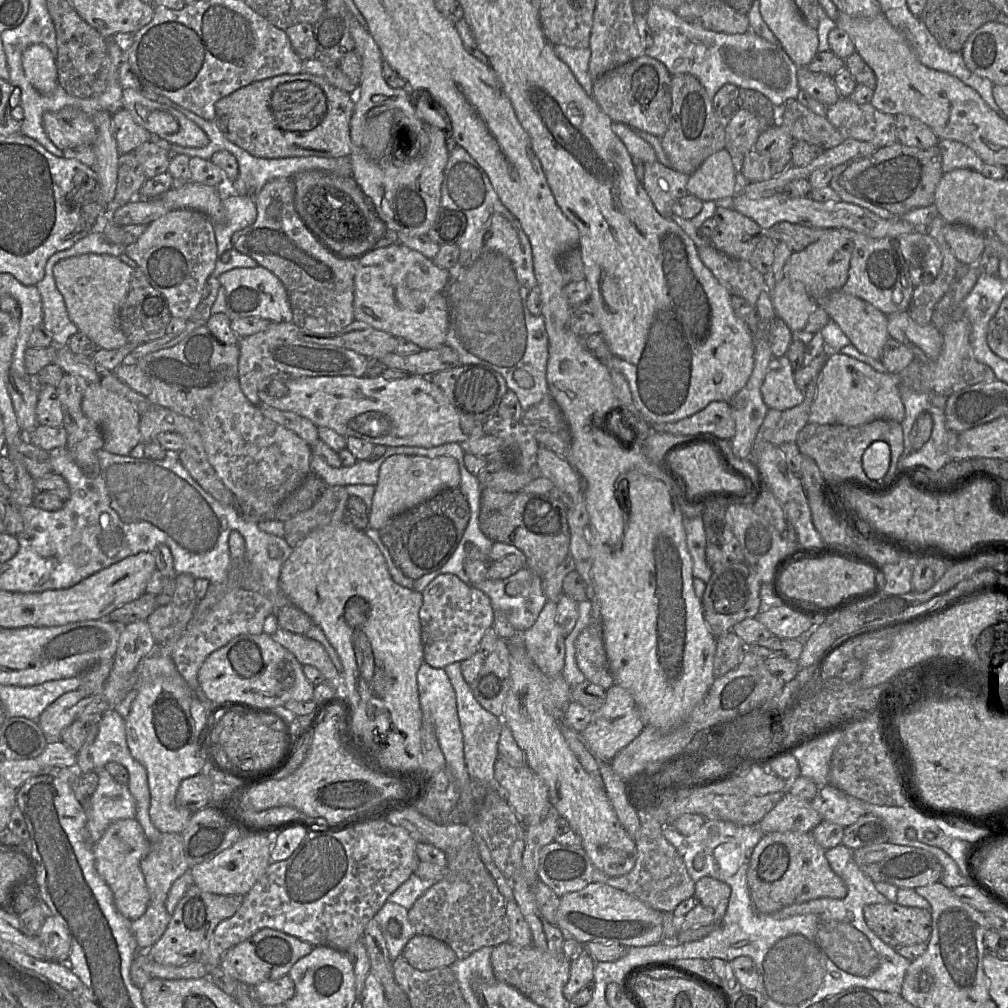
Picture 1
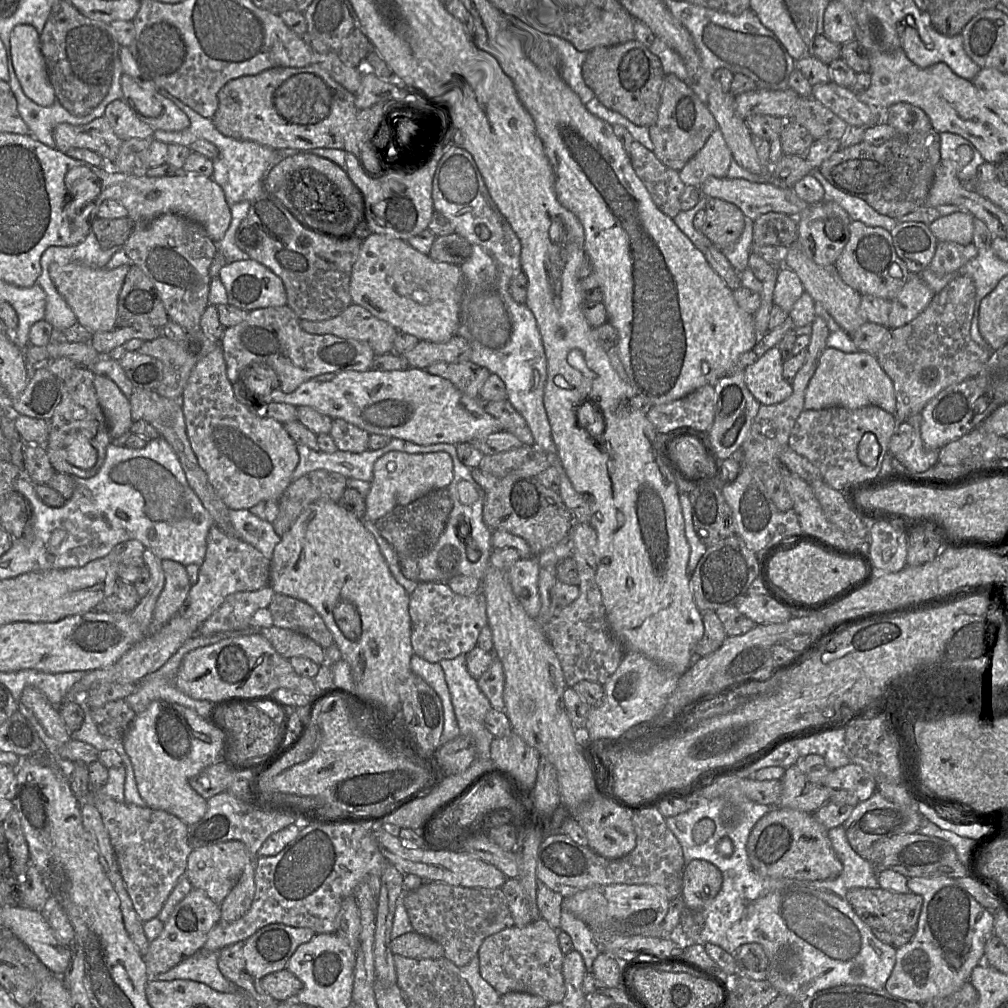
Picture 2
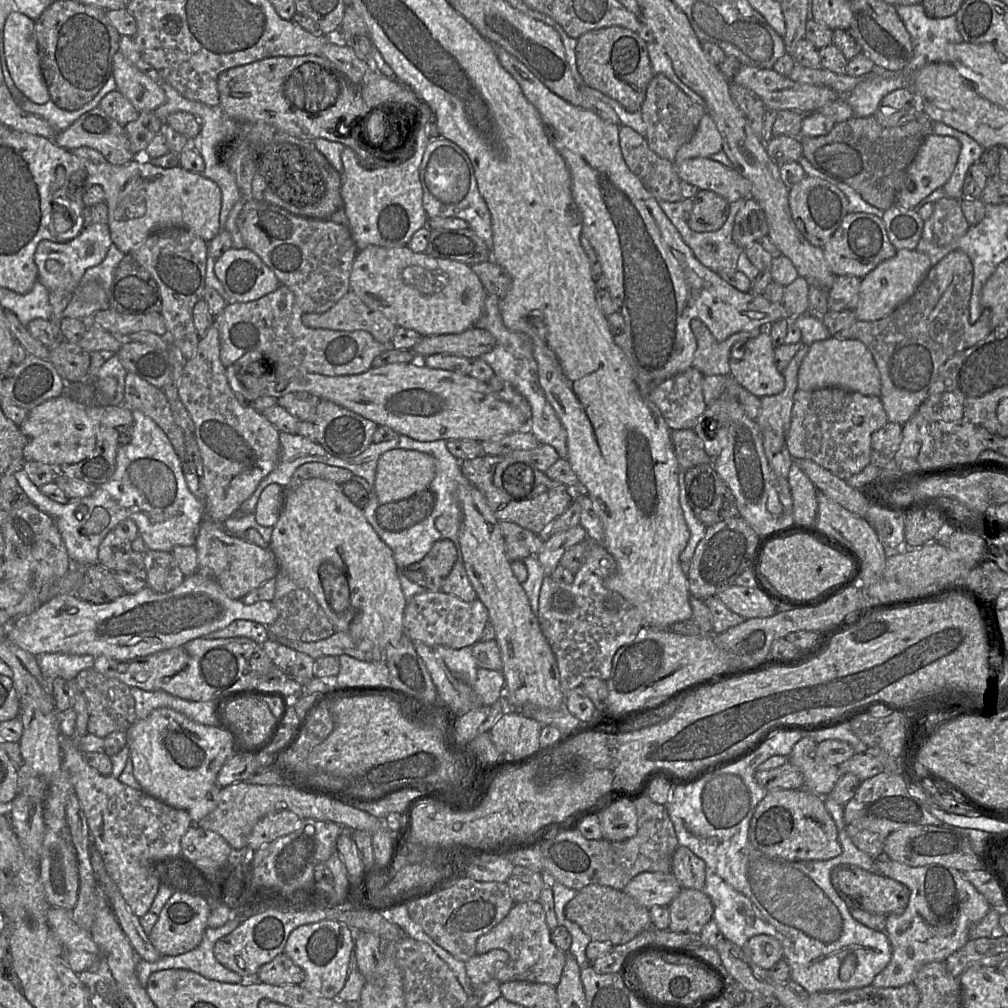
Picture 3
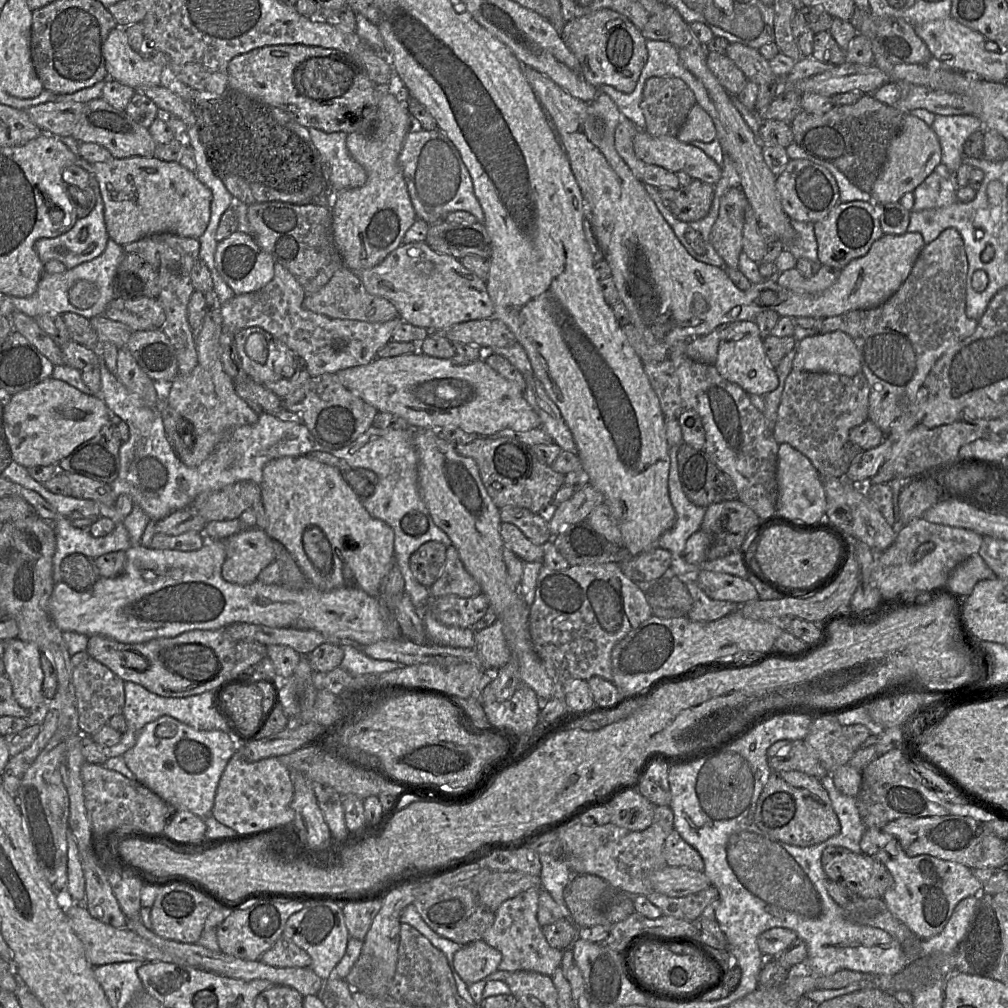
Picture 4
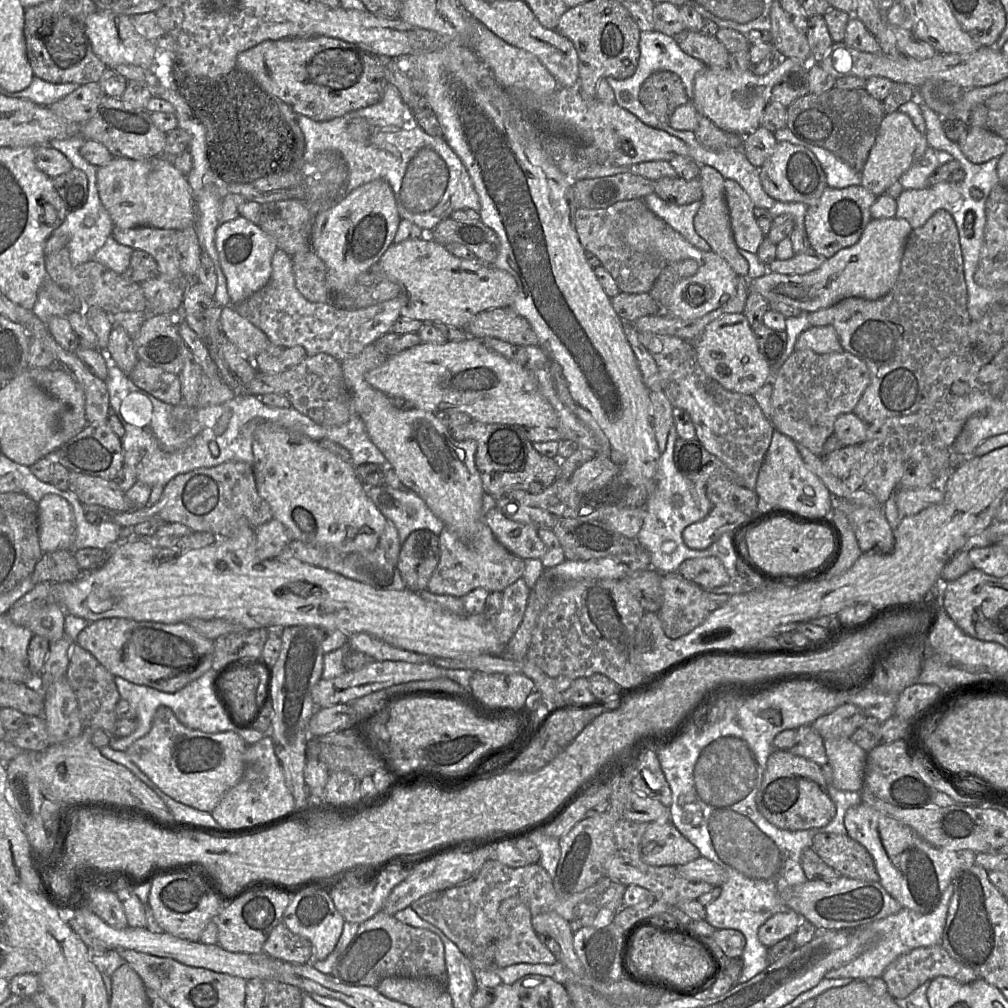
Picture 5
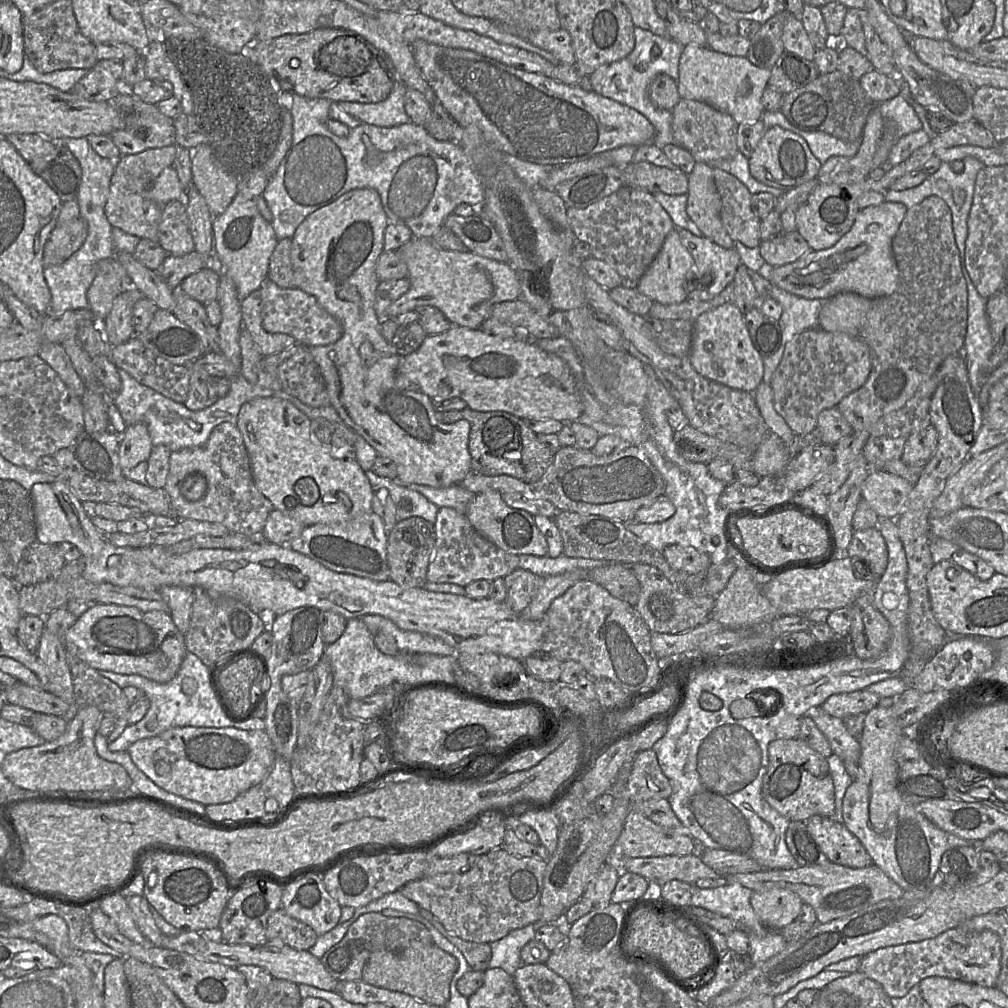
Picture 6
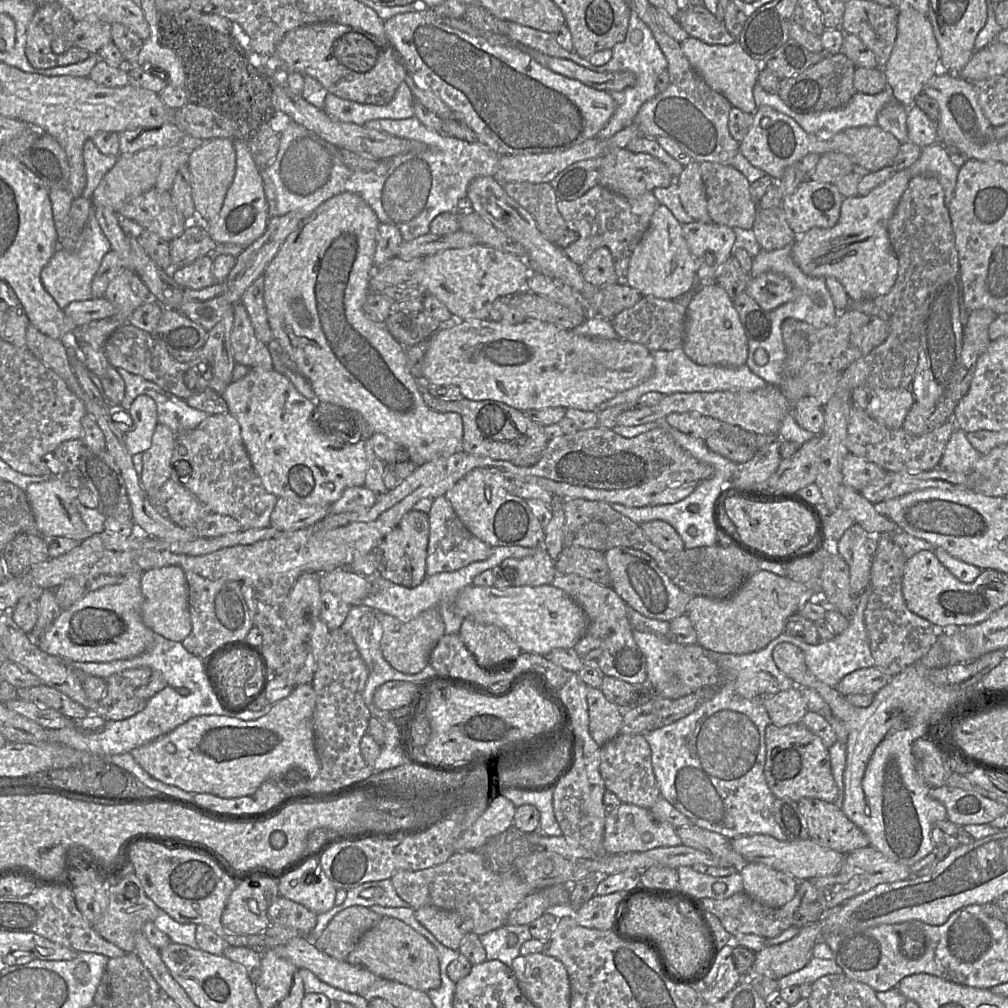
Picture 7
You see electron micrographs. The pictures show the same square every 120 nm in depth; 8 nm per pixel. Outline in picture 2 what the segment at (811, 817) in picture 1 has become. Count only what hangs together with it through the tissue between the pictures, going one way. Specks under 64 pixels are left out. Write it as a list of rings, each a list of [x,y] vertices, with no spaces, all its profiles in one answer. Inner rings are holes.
[[[794,764],[787,769],[782,781],[782,795],[777,807],[795,809],[814,814],[829,801],[829,790],[815,784]]]

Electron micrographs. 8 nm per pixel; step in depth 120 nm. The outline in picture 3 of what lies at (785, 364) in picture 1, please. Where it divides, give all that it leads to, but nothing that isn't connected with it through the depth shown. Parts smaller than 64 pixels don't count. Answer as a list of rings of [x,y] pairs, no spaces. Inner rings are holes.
[[[768,327],[746,342],[736,342],[732,346],[729,366],[730,375],[759,398],[779,394],[785,388],[785,379],[775,364]]]

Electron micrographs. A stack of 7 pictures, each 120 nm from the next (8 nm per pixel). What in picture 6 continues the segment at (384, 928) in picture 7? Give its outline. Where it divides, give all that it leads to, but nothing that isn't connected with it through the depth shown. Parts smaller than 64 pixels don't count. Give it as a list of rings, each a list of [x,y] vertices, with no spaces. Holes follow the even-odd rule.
[[[412,943],[402,952],[377,950],[363,969],[362,980],[391,991],[402,992],[439,1007],[445,1007],[450,998],[450,982],[457,969],[457,960],[435,944]]]

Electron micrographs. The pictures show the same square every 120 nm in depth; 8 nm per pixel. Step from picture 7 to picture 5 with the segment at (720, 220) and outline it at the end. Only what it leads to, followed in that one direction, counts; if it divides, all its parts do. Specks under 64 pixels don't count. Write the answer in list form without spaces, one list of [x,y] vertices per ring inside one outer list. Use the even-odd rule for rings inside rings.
[[[725,179],[725,199],[730,224],[738,248],[757,254],[764,235],[754,216],[754,204],[745,190],[735,181]]]

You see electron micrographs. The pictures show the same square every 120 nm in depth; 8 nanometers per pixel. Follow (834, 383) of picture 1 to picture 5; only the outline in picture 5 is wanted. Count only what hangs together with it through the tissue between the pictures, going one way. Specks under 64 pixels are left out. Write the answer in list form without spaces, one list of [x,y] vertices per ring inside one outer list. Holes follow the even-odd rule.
[[[812,326],[797,339],[794,351],[811,350],[817,354],[829,354],[843,350],[837,332],[832,326]]]

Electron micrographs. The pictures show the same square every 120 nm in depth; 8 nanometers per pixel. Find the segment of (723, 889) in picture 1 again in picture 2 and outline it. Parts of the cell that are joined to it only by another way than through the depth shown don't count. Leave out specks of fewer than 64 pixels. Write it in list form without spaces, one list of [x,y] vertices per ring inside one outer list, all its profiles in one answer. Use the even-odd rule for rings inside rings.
[[[705,860],[687,863],[683,874],[682,898],[693,910],[703,910],[719,893],[723,878],[721,872]]]

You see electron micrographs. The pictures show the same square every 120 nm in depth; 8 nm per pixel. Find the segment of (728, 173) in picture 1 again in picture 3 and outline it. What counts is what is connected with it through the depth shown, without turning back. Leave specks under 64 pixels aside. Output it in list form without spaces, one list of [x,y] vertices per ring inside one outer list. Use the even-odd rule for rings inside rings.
[[[706,113],[700,120],[692,138],[680,147],[673,163],[697,157],[710,158],[713,154],[723,151],[722,137],[714,120]]]

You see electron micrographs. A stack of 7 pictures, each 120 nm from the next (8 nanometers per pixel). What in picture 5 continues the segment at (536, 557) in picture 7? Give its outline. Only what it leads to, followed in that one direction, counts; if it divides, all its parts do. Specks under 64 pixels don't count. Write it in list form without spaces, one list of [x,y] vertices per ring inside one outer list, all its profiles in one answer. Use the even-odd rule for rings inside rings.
[[[520,577],[503,592],[502,607],[493,618],[493,625],[499,639],[507,644],[519,628],[527,607],[531,589]]]

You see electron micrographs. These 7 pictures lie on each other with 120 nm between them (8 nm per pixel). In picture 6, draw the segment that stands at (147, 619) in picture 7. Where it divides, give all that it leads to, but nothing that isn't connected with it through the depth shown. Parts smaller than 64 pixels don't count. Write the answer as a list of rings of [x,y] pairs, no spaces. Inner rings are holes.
[[[164,586],[159,589],[158,594],[168,605],[169,615],[177,629],[185,634],[190,624],[193,590],[180,586]]]

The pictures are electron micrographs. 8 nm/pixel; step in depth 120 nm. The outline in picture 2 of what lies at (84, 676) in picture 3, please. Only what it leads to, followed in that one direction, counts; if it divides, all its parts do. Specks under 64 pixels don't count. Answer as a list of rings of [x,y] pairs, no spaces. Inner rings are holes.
[[[123,699],[109,702],[100,708],[86,710],[102,735],[122,741],[137,715]]]

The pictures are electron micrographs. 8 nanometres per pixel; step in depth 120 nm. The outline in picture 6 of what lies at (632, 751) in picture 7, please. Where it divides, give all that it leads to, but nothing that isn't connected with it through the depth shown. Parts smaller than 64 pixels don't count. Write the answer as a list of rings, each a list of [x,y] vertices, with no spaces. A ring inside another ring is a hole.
[[[653,749],[642,751],[635,757],[627,787],[631,804],[670,797],[670,781],[663,773]]]

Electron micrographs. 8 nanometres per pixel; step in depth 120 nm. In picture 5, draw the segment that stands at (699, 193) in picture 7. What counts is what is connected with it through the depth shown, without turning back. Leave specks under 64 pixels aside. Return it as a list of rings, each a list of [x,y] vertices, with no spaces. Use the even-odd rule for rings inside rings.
[[[700,165],[698,179],[703,196],[700,201],[701,205],[694,216],[694,229],[709,244],[711,251],[723,258],[737,275],[747,277],[748,262],[739,254],[731,229],[729,209],[725,199],[725,179],[719,172],[707,165]]]

